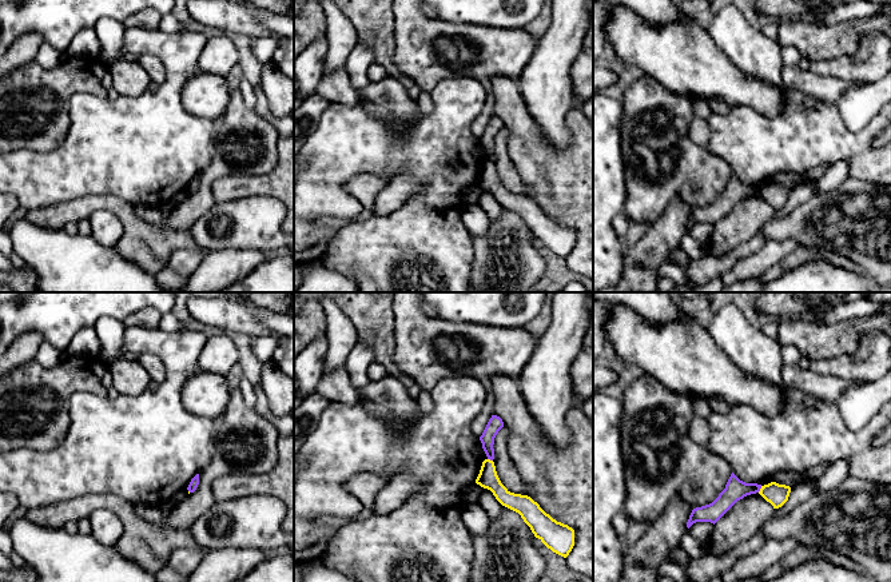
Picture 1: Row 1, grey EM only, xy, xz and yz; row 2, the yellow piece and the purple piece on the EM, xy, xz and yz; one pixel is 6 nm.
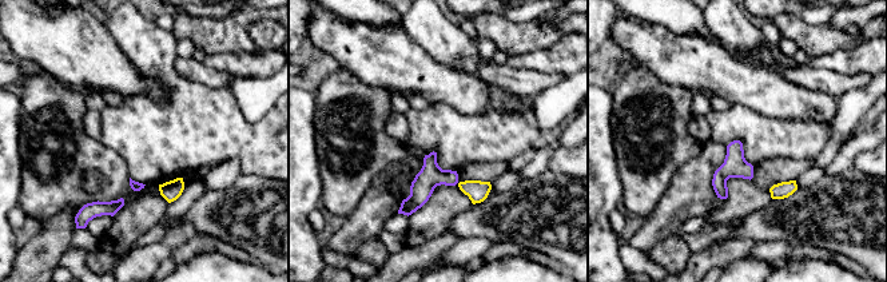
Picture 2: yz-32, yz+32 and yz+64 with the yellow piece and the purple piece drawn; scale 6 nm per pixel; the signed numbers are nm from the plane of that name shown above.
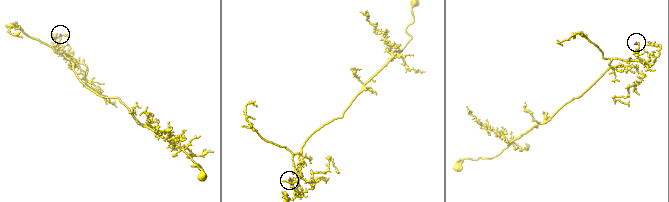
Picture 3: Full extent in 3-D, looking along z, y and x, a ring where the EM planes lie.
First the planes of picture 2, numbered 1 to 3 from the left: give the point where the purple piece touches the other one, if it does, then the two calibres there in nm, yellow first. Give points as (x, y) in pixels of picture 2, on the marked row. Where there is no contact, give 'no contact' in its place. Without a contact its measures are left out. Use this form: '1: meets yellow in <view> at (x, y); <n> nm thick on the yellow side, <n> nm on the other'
1: no contact
2: no contact
3: no contact

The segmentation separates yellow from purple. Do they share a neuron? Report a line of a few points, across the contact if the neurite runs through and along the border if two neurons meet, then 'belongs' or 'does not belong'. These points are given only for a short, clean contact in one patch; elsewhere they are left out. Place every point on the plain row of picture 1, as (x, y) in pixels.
line yz (762, 187), (758, 192); does not belong

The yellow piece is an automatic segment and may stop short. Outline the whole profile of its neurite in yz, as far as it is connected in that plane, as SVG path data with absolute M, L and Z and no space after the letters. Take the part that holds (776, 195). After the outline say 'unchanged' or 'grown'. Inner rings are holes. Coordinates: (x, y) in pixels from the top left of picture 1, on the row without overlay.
M776 183L761 187L759 192L759 195L773 207L773 210L781 208L788 202L789 194L789 187L779 186Z | unchanged

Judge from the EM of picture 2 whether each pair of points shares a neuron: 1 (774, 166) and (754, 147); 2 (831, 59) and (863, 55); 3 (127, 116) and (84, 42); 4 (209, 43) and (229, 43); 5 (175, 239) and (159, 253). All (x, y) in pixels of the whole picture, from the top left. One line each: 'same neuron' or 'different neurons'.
1: different neurons
2: same neuron
3: different neurons
4: same neuron
5: same neuron

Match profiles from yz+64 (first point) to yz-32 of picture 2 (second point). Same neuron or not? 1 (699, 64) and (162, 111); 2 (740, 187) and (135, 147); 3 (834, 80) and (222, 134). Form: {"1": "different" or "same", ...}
{"1": "different", "2": "different", "3": "different"}

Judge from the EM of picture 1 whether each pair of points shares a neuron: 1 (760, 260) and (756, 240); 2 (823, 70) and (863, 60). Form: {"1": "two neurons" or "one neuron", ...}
{"1": "two neurons", "2": "one neuron"}

